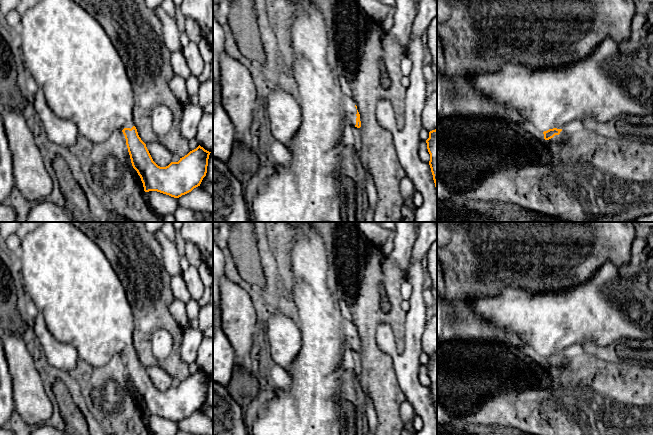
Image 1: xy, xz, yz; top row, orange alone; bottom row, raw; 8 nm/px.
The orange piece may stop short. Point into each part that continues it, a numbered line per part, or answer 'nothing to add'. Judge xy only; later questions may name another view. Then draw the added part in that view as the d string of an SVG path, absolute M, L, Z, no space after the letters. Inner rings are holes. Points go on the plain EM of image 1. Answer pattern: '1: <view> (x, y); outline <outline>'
1: xy (73, 285); outline M39 222L22 238L21 271L26 293L43 315L50 333L62 343L74 346L80 363L101 367L115 355L135 350L134 314L121 281L99 246L71 222Z

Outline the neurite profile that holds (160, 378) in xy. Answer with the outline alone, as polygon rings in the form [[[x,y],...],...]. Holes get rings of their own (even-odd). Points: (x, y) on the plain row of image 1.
[[[151,366],[146,371],[153,385],[160,391],[166,391],[172,386],[172,377],[161,367]]]

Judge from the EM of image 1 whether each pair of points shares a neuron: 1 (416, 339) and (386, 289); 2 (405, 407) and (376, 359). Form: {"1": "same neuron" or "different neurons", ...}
{"1": "different neurons", "2": "different neurons"}

